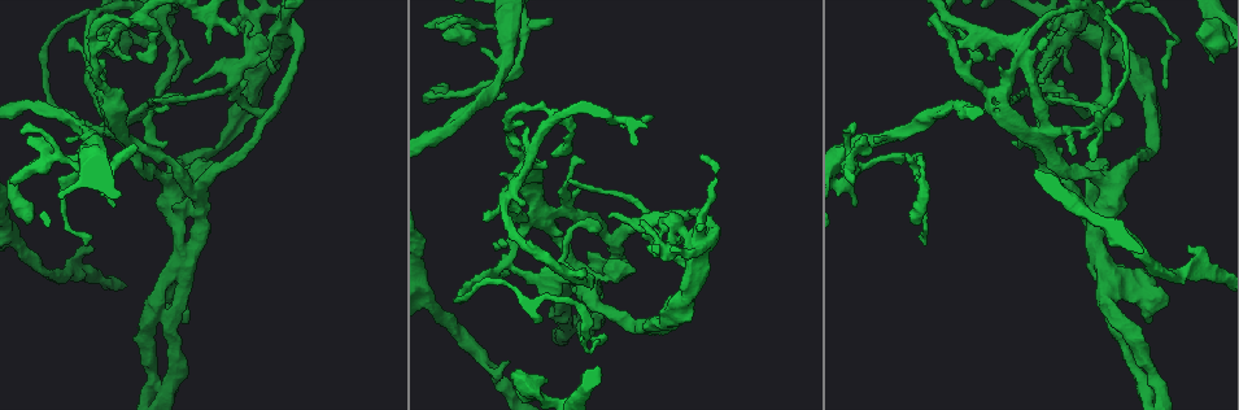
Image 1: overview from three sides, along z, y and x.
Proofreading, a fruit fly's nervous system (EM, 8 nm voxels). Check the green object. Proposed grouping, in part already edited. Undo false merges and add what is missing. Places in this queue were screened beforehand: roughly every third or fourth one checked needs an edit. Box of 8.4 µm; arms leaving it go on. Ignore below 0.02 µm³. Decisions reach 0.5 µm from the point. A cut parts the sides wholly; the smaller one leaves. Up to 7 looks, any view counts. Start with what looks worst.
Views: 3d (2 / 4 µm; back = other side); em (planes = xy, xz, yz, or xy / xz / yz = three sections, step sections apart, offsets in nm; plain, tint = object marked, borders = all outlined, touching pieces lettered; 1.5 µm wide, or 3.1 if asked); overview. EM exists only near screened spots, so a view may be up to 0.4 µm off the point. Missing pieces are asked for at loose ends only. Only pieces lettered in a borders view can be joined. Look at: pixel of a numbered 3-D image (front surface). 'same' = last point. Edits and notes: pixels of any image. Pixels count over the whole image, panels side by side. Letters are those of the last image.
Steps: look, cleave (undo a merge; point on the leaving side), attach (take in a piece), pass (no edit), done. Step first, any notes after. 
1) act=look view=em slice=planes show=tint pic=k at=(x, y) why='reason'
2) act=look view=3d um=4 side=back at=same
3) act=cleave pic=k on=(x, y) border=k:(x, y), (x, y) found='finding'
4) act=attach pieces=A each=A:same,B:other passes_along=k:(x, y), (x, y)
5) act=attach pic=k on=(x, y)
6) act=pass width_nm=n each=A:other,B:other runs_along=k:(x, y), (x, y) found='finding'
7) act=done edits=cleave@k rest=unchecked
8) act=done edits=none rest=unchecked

act=look view=em slice=planes show=borders pic=1 at=(209, 41) why='branch stops here'

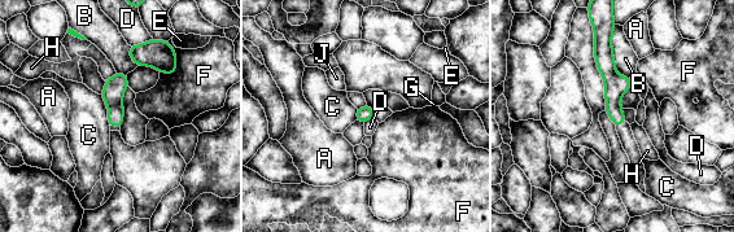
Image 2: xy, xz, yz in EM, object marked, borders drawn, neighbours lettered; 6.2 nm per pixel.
act=pass each=A:other,B:other,C:other,D:other,E:other,F:other,G:other,H:other,J:other runs_along=2:(608, 36), (617, 121) found='none of them fits'

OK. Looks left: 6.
act=look view=3d um=4 pic=1 at=(26, 223) why='free end'

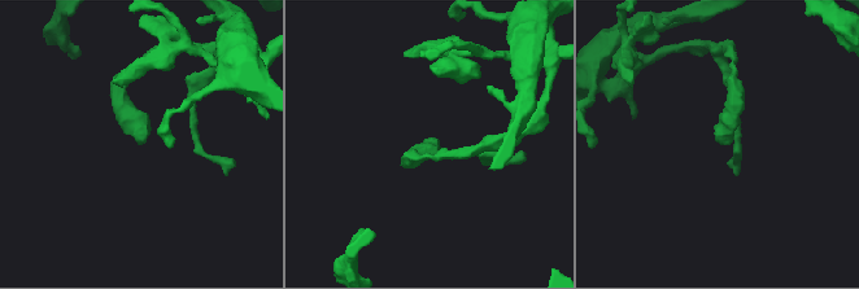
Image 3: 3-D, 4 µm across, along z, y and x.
act=look view=em slice=planes show=tint pic=3 at=(731, 142) why='need the tissue'

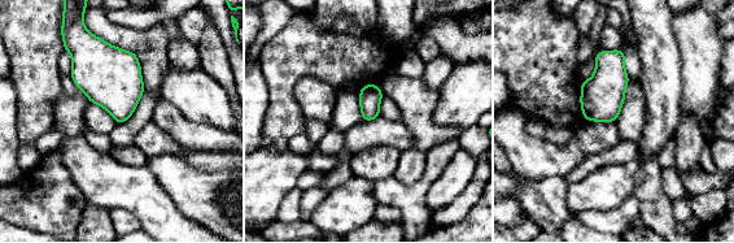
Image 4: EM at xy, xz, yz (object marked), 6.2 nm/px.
act=look view=em slice=planes show=borders at=same why='what lies round it'

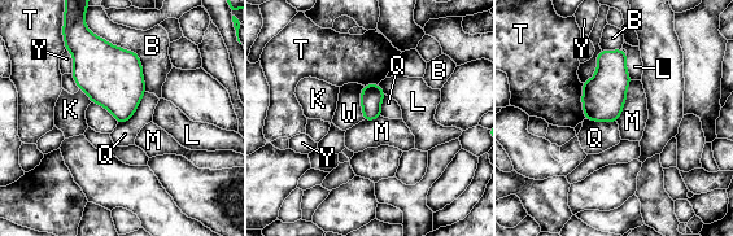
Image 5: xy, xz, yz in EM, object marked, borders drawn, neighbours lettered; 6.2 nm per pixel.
act=pass each=B:other,K:other,L:other,M:other,Q:other,T:other,W:other,Y:other border=5:(631, 81), (623, 110), (615, 121) found='none of them fits'

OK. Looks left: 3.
act=look view=3d um=2 pic=1 at=(23, 135) why='tapers out'

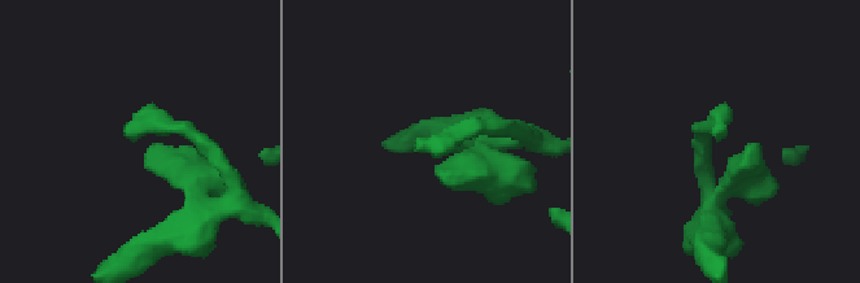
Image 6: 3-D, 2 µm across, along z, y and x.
act=look view=em slice=yz step=8 show=borders pic=6 at=(715, 136)

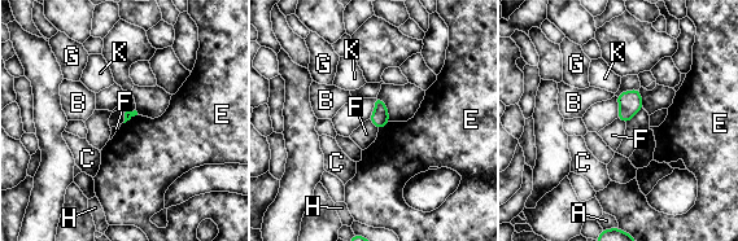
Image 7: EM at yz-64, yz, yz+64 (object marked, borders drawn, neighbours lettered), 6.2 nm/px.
act=look view=em slice=xz step=4 show=borders at=same

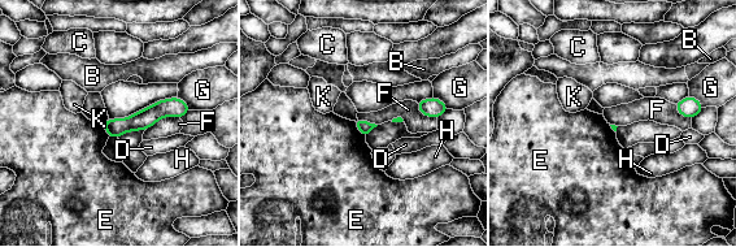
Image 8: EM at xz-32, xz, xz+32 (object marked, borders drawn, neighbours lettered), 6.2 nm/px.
act=pass longest_contact=F:220nm each=B:other,C:other,D:other,E:other,F:other,G:other,H:other,K:other runs_along=8:(184, 108), (108, 126) found='none of them fits'

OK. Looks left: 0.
act=done edits=none rest=unchecked

